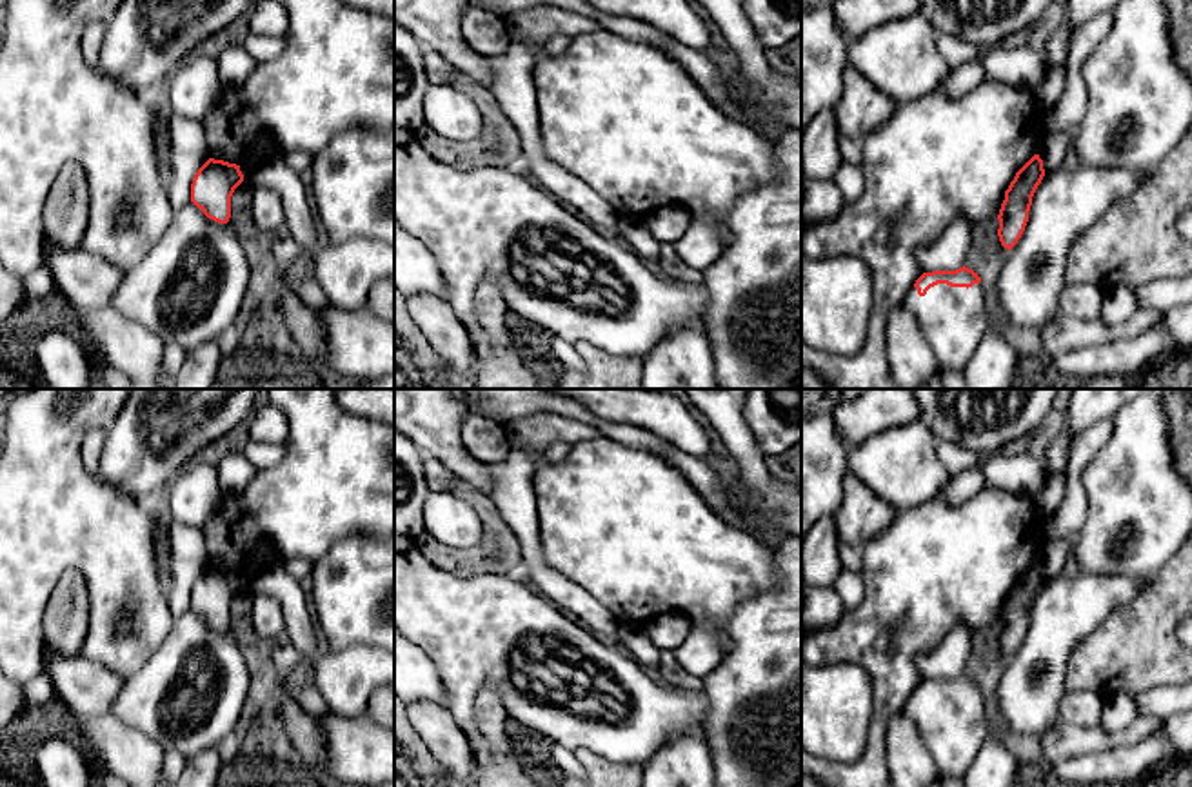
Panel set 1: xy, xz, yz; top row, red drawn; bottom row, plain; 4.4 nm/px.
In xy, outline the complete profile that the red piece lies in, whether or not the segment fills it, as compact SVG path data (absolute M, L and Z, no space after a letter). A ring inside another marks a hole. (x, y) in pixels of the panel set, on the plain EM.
M209 565L194 582L191 609L218 631L231 625L231 603L243 589L240 573Z

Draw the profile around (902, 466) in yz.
M916 420L850 447L847 467L892 509L912 509L938 498L952 478L938 447L929 427Z

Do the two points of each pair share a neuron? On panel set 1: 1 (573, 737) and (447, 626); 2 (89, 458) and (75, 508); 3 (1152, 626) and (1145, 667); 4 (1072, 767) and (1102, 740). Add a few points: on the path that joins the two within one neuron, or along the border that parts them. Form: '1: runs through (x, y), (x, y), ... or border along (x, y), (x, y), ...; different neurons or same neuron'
1: runs through (540, 717), (527, 711), (480, 658); same neuron
2: border along (95, 429), (86, 435), (80, 451), (89, 475); different neurons
3: runs through (1145, 637), (1145, 657); same neuron
4: border along (1132, 744), (1089, 749), (1063, 758), (1052, 767); different neurons

